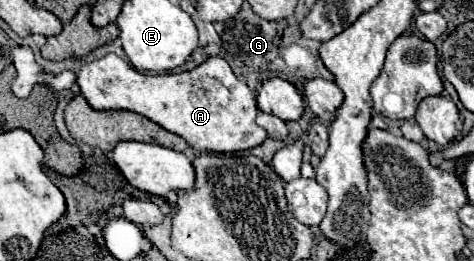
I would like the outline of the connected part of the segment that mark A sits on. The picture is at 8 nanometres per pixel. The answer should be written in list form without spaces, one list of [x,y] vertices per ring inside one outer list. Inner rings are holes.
[[[114,53],[82,65],[76,79],[84,99],[98,111],[128,109],[148,117],[170,133],[180,135],[196,151],[234,153],[260,145],[266,131],[256,125],[258,107],[246,83],[234,77],[222,57],[210,57],[184,73],[144,75]]]

